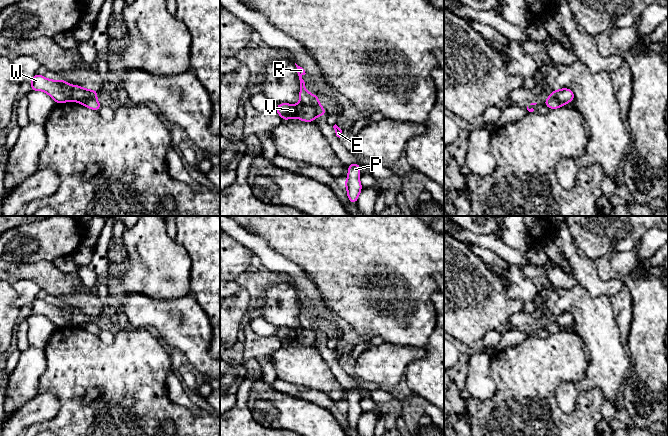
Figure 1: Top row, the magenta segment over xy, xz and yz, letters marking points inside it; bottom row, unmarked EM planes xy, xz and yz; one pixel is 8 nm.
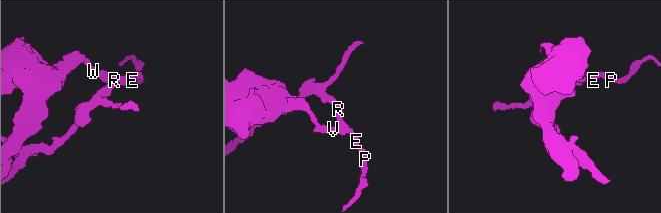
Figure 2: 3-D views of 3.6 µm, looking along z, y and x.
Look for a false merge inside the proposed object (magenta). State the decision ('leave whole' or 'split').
split

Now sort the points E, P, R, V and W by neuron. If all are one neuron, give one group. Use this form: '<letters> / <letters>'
E P V W / R

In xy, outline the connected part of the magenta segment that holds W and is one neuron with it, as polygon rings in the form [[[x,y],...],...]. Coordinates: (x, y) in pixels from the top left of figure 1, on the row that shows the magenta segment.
[[[35,74],[31,79],[31,91],[46,92],[56,104],[69,101],[82,102],[96,97],[98,90],[85,89],[80,85],[70,85],[65,80],[50,80],[40,74]]]

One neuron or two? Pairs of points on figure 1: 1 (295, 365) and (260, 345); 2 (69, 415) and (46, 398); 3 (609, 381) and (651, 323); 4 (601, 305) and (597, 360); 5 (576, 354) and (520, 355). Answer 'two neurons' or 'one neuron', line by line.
1: two neurons
2: two neurons
3: two neurons
4: one neuron
5: one neuron

